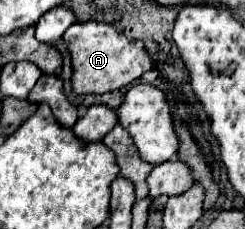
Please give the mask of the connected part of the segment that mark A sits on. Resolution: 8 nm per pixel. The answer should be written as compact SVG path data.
M86 21L74 23L64 33L64 43L72 57L72 91L76 95L100 95L114 89L122 89L124 85L140 79L140 75L152 69L152 59L144 49L144 43L136 39L128 39L120 35L106 23Z

